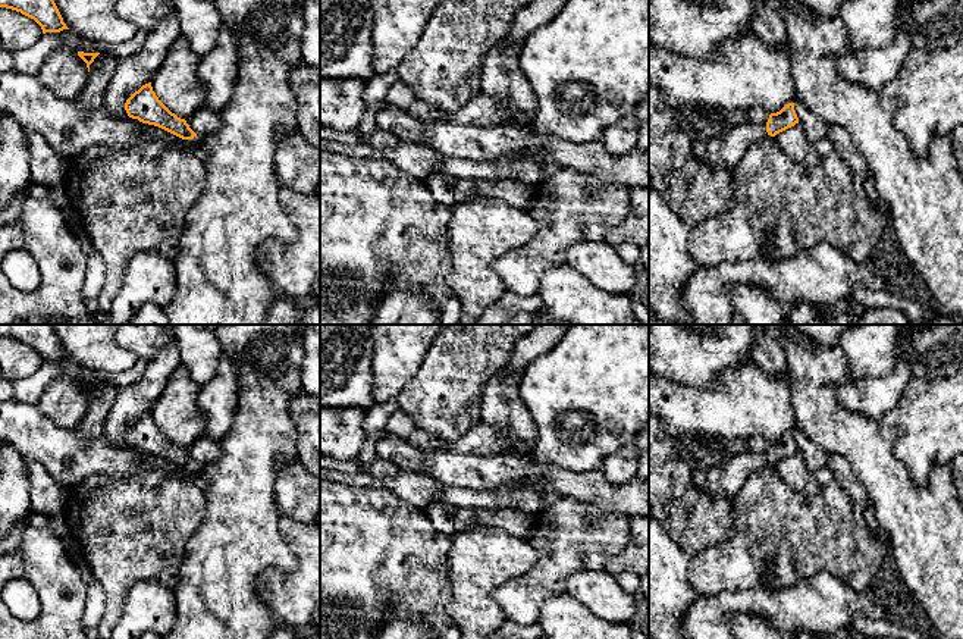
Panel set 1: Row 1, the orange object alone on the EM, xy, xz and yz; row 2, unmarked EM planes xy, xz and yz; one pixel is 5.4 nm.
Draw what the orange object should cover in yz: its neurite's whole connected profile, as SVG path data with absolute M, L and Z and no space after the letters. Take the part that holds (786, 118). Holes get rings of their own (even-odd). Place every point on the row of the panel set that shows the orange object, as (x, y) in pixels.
M794 103L785 104L780 112L771 113L765 125L744 122L734 125L725 135L694 142L694 156L711 169L725 167L734 170L749 147L766 135L777 134L799 123Z

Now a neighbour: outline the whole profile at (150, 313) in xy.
M150 301L139 307L131 325L167 325L167 319L163 307Z

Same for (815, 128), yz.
M799 98L794 101L794 110L812 144L828 135L829 125L813 115Z

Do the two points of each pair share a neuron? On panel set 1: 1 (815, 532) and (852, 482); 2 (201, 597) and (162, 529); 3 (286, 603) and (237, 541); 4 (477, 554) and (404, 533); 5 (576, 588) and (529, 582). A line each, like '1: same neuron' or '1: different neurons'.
1: different neurons
2: different neurons
3: different neurons
4: different neurons
5: different neurons

